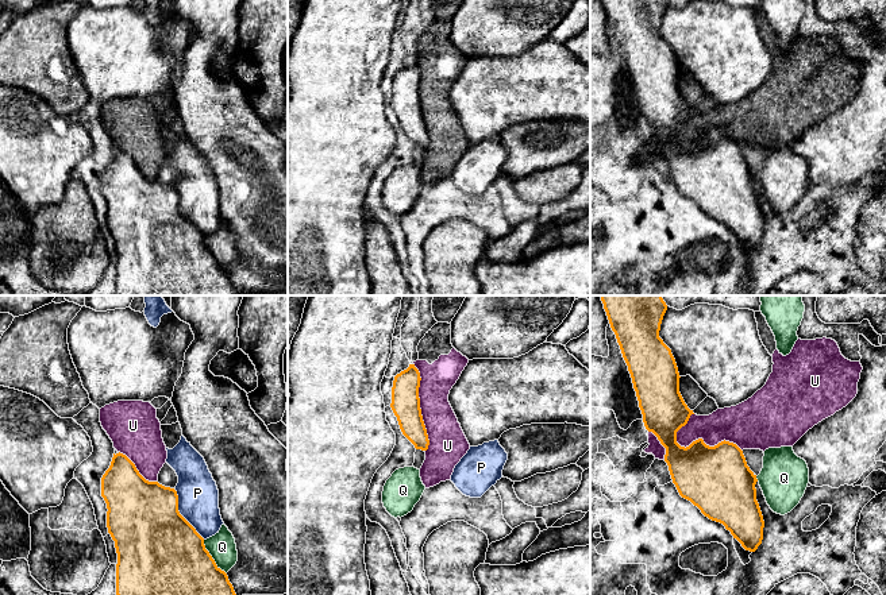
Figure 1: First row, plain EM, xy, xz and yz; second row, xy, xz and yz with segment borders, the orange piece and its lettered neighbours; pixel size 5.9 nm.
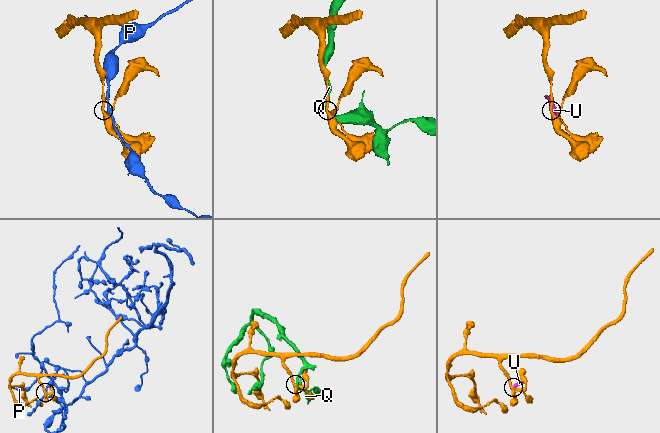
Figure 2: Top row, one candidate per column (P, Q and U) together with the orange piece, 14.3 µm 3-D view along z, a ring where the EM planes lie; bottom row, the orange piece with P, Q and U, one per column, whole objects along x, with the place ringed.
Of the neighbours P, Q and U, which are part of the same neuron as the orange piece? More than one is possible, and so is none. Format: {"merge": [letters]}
{"merge": []}

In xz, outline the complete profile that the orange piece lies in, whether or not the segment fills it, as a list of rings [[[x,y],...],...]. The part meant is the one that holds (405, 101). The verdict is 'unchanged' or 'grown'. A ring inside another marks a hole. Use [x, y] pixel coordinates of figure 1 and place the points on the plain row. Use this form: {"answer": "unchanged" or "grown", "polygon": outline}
{"answer": "unchanged", "polygon": [[[409,62],[407,67],[397,72],[393,78],[390,105],[402,132],[416,147],[427,148],[429,138],[420,107],[420,78],[420,70],[415,62]]]}

